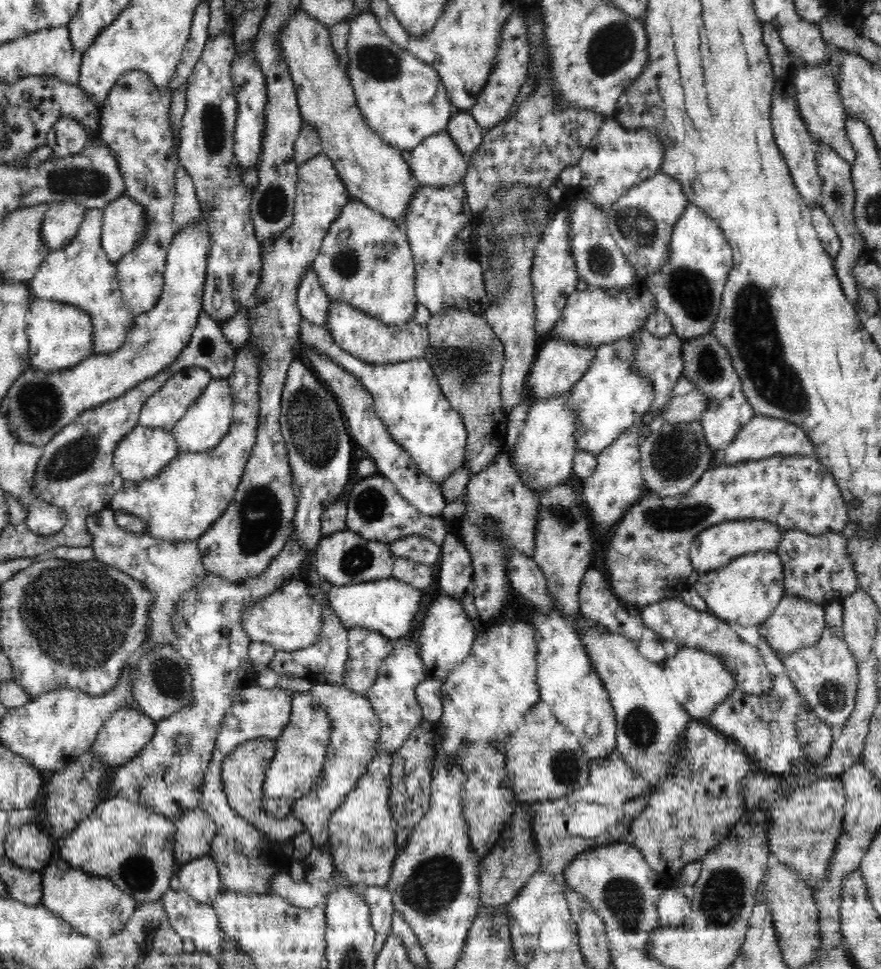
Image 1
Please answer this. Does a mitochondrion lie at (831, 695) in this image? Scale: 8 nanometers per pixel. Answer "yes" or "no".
yes

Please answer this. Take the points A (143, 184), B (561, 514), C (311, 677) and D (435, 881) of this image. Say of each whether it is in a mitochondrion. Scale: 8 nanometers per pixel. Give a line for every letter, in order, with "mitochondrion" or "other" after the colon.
A: mitochondrion
B: mitochondrion
C: other
D: mitochondrion

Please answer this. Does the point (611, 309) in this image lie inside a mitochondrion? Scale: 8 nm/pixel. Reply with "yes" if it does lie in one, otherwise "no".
no

